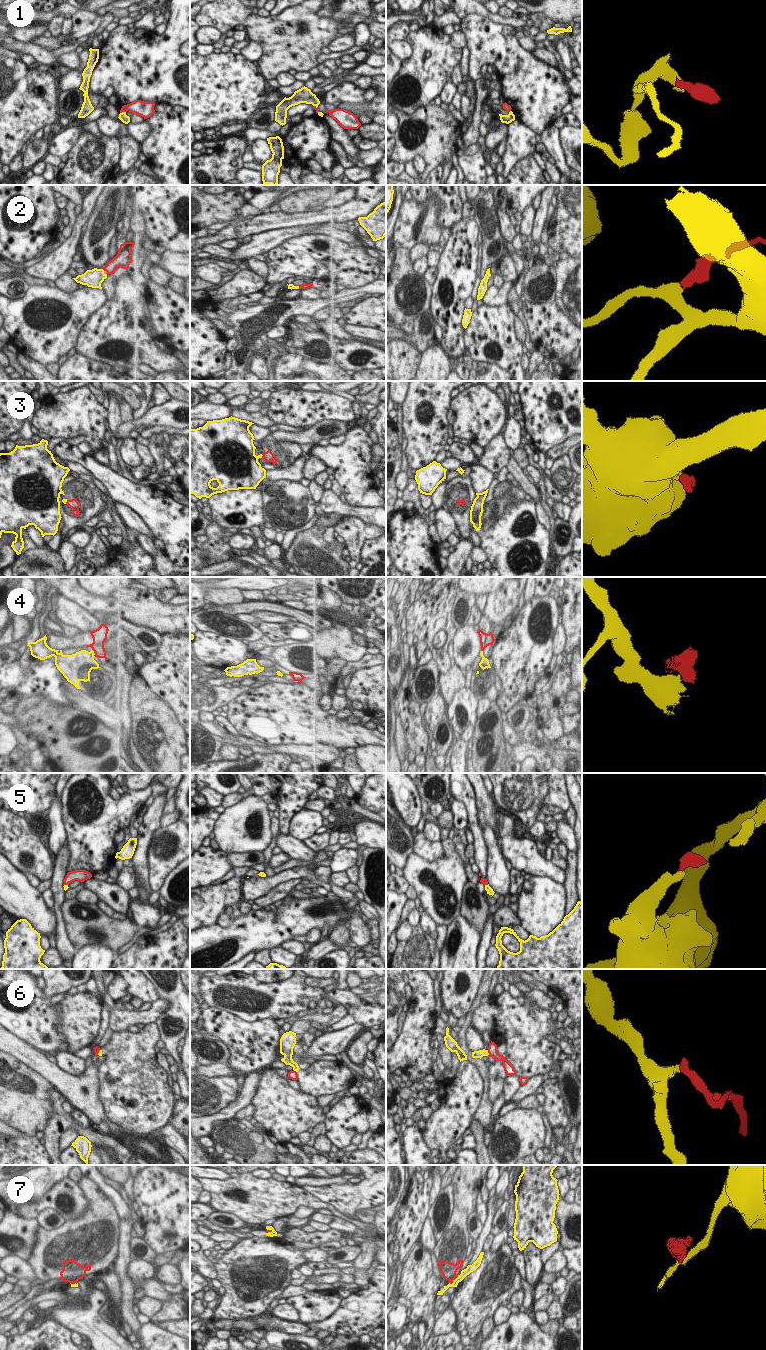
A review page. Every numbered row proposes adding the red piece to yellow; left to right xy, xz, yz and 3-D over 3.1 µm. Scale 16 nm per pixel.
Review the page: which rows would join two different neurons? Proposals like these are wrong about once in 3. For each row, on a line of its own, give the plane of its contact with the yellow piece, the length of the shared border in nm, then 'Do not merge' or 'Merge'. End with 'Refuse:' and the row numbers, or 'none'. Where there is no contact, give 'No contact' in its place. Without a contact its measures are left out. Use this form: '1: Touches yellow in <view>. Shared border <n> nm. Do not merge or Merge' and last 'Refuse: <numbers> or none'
1: Touches yellow in xy. Shared border 100 nm. Do not merge
2: Touches yellow in xz. Shared border 50 nm. Merge
3: Touches yellow in xz. Shared border 70 nm. Do not merge
4: Touches yellow in xy. Shared border 70 nm. Do not merge
5: Touches yellow in xy. Shared border 70 nm. Merge
6: Touches yellow in yz. Shared border 100 nm. Do not merge
7: Touches yellow in yz. Shared border 200 nm. Do not merge
Refuse: 1, 3, 4, 6, 7.

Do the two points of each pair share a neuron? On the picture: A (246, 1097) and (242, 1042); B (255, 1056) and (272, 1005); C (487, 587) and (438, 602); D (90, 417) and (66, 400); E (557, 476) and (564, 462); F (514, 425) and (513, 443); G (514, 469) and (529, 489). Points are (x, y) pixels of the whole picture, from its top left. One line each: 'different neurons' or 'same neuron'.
A: different neurons
B: different neurons
C: different neurons
D: same neuron
E: same neuron
F: same neuron
G: same neuron

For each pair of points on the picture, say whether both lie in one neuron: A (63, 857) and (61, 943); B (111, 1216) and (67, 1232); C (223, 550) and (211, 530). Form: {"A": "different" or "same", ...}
{"A": "same", "B": "same", "C": "same"}

